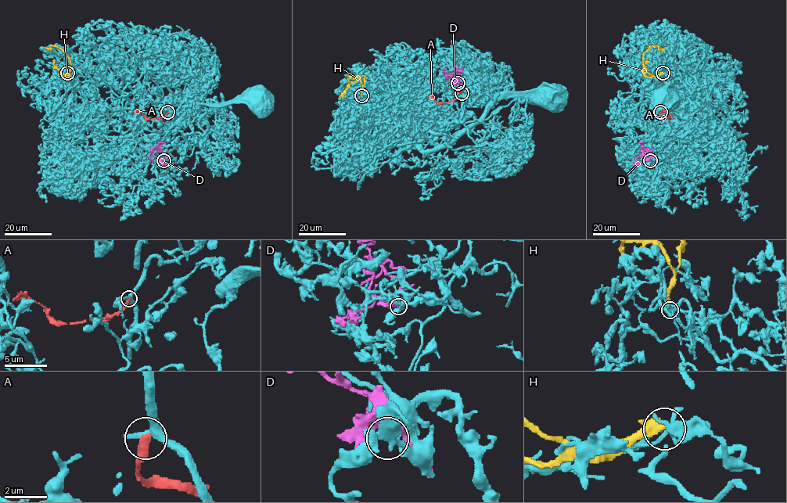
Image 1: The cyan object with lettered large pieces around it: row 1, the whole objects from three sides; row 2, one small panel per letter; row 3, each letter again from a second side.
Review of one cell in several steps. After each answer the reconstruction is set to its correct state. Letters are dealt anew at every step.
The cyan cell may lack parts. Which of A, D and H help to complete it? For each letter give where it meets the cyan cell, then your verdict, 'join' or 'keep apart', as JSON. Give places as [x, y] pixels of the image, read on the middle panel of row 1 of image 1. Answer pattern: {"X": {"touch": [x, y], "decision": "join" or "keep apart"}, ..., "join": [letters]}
{"A": {"touch": [461, 93], "decision": "keep apart"}, "D": {"touch": [458, 83], "decision": "keep apart"}, "H": {"touch": [361, 95], "decision": "keep apart"}, "join": []}

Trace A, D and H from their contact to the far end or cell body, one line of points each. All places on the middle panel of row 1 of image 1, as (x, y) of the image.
A: (461, 92), (457, 93), (453, 99), (439, 104), (429, 95)
D: (458, 83), (454, 77), (447, 76), (451, 77), (454, 73), (459, 73)
H: (361, 95), (364, 75), (350, 83), (339, 98)

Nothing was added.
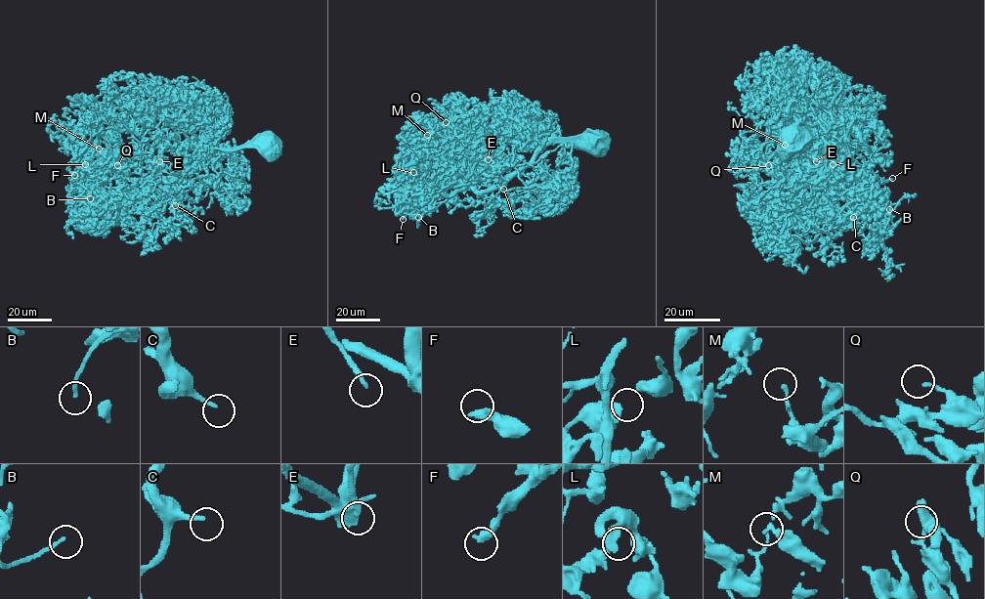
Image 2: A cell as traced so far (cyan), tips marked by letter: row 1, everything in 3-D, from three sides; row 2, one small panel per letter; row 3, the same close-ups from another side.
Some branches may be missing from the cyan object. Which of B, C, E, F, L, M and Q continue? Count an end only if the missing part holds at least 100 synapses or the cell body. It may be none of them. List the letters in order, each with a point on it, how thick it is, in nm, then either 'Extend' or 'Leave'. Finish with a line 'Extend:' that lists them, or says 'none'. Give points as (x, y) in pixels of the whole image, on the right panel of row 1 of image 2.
B: Place: (889, 209). Thickness 140 nm. Extend
C: Place: (853, 217). Thickness 180 nm. Extend
E: Place: (816, 161). Thickness 200 nm. Extend
F: Place: (892, 178). Thickness 400 nm. Leave
L: Place: (833, 164). Thickness 480 nm. Leave
M: Place: (785, 145). Thickness 100 nm. Leave
Q: Place: (768, 165). Thickness 170 nm. Leave
Extend: B, C, E

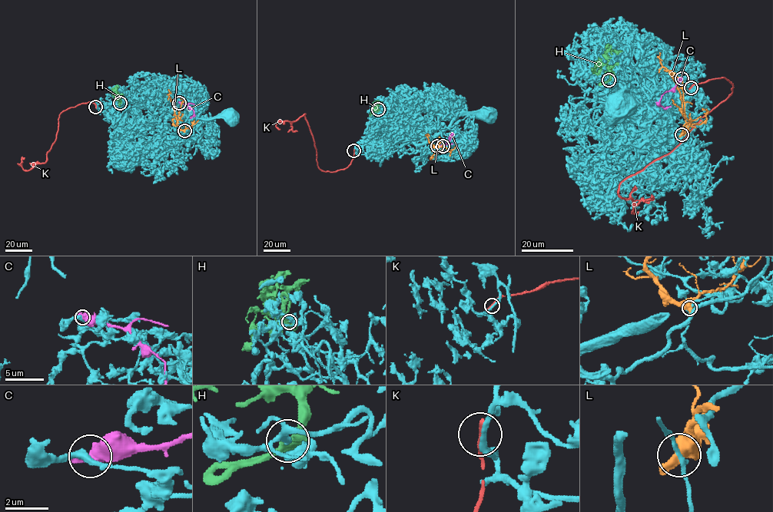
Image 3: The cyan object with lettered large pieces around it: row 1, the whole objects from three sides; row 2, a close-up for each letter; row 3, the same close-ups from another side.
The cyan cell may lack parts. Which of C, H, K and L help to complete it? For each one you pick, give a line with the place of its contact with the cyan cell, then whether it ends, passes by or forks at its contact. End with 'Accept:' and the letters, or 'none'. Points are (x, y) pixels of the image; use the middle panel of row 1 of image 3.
H: (378, 109) | it forks
Accept: H

